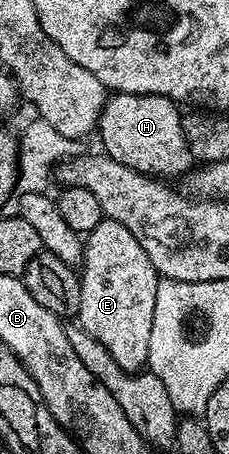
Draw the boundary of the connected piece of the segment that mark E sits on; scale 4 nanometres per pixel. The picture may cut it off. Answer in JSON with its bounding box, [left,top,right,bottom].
[75,219,159,372]

